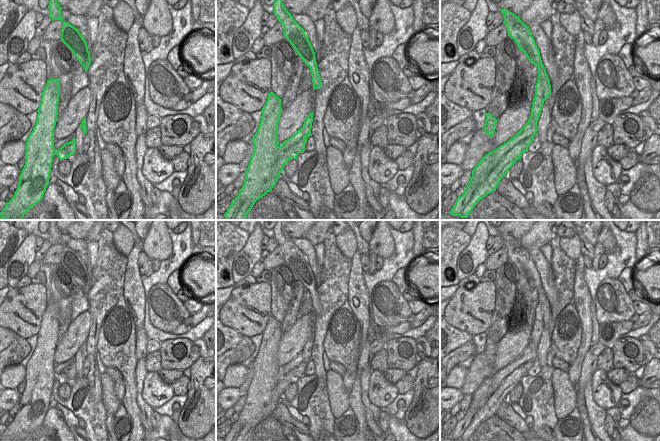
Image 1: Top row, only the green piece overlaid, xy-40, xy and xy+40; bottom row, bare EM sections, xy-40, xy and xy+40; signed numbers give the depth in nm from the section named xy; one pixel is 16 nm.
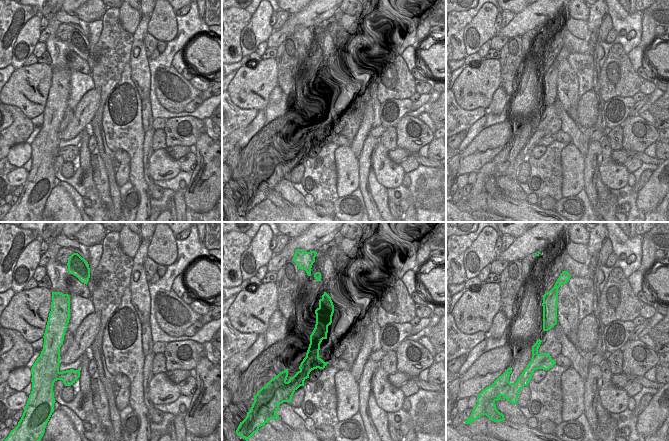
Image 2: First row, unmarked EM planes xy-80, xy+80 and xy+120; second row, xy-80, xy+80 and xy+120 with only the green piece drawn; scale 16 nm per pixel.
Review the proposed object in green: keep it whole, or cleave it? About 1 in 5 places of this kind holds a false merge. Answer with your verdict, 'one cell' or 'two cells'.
two cells

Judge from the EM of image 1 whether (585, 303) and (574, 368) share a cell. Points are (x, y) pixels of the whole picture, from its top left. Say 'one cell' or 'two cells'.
one cell

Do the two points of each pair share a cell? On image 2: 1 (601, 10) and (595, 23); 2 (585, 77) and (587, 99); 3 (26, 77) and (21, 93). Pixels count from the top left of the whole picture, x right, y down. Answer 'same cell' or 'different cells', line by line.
1: same cell
2: different cells
3: same cell

